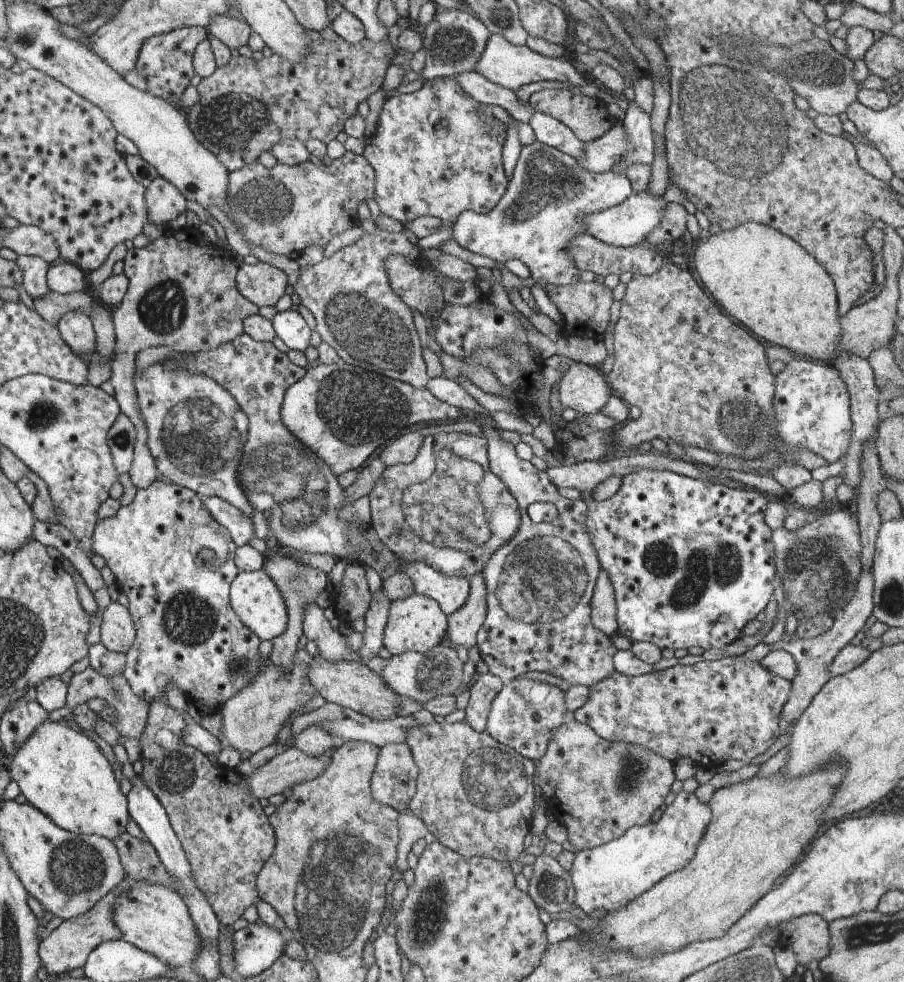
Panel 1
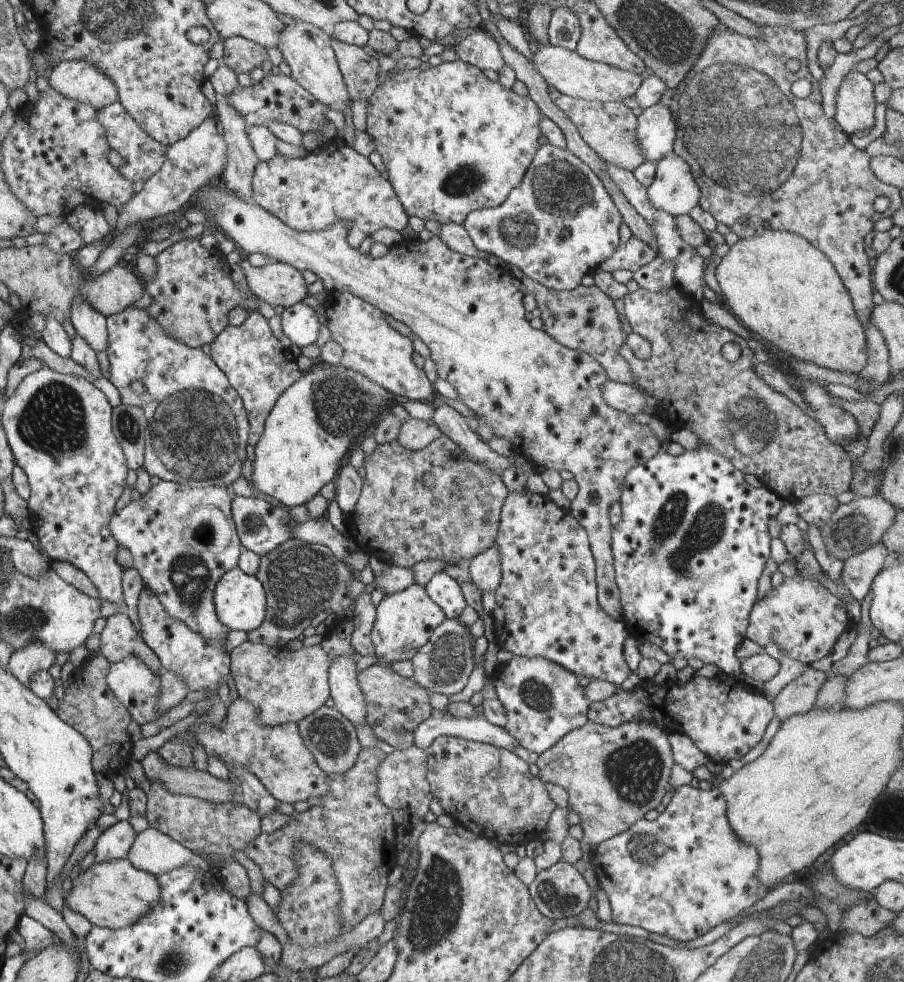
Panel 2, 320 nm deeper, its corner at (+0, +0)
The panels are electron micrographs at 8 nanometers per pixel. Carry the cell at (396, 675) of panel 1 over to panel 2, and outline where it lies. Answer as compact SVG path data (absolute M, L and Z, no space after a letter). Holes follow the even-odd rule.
M444 619L432 631L428 642L421 646L410 660L414 667L414 680L431 693L438 692L450 697L462 692L475 668L473 641L468 628L458 619Z

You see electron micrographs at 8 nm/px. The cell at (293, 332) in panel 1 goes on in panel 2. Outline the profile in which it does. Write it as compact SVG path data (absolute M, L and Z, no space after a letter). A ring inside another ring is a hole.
M300 301L285 308L281 317L283 330L294 344L301 348L316 343L320 322L312 307Z

